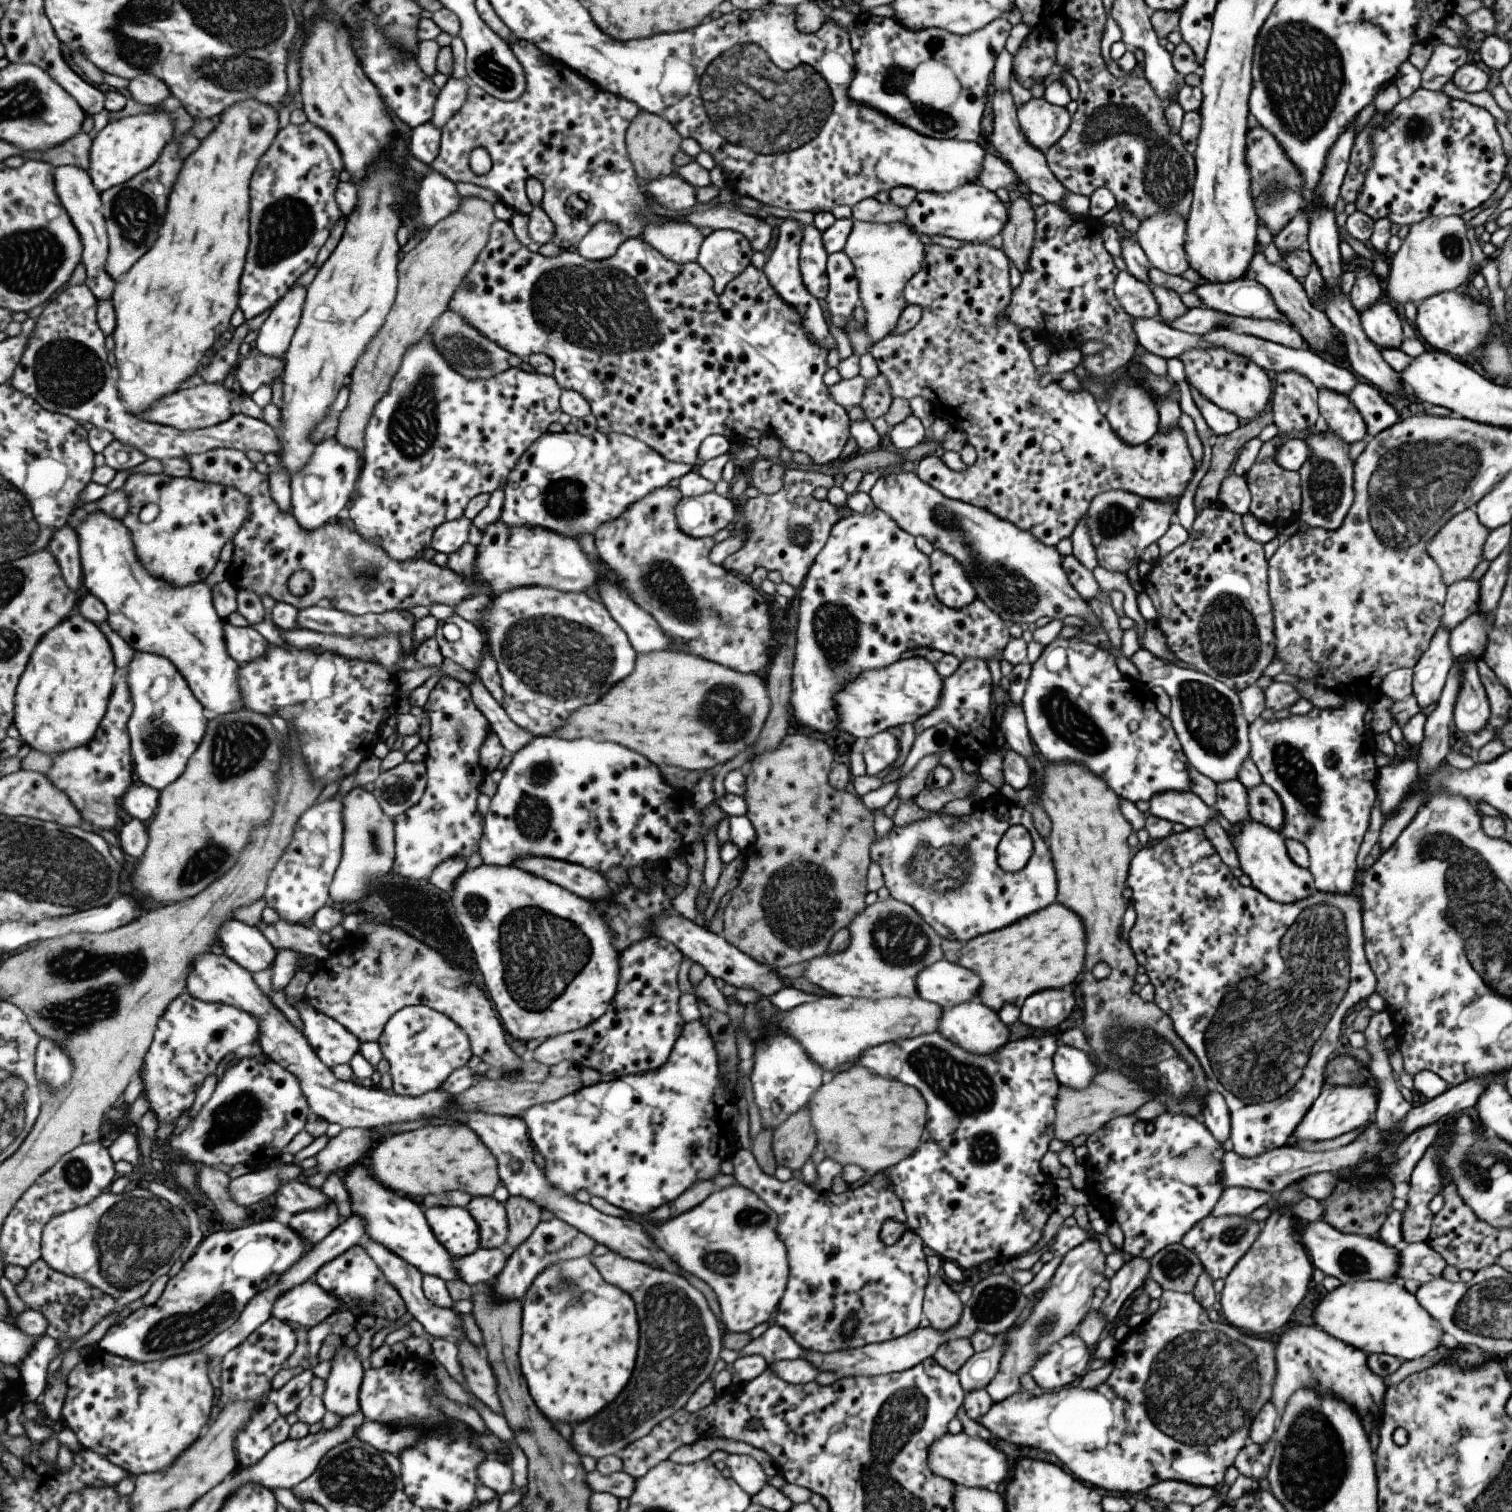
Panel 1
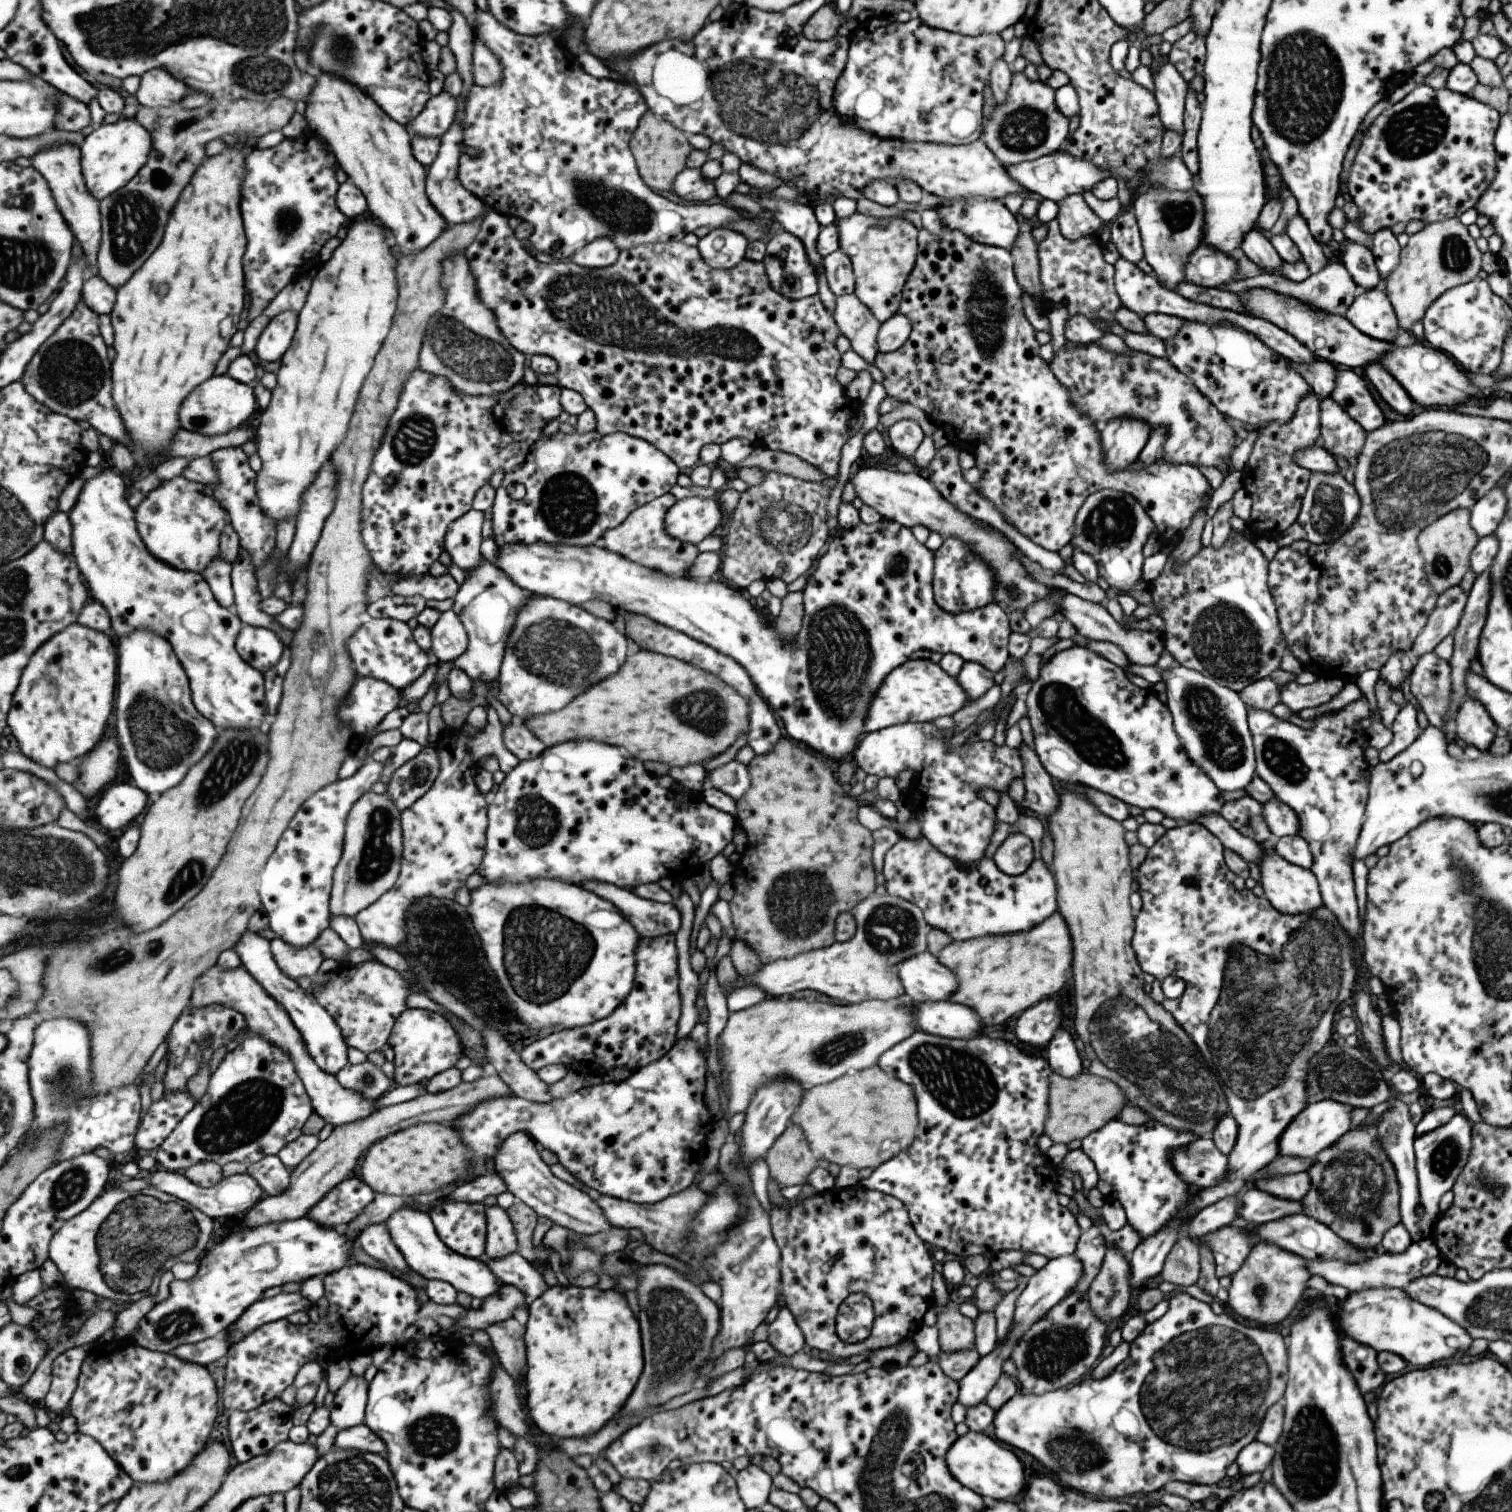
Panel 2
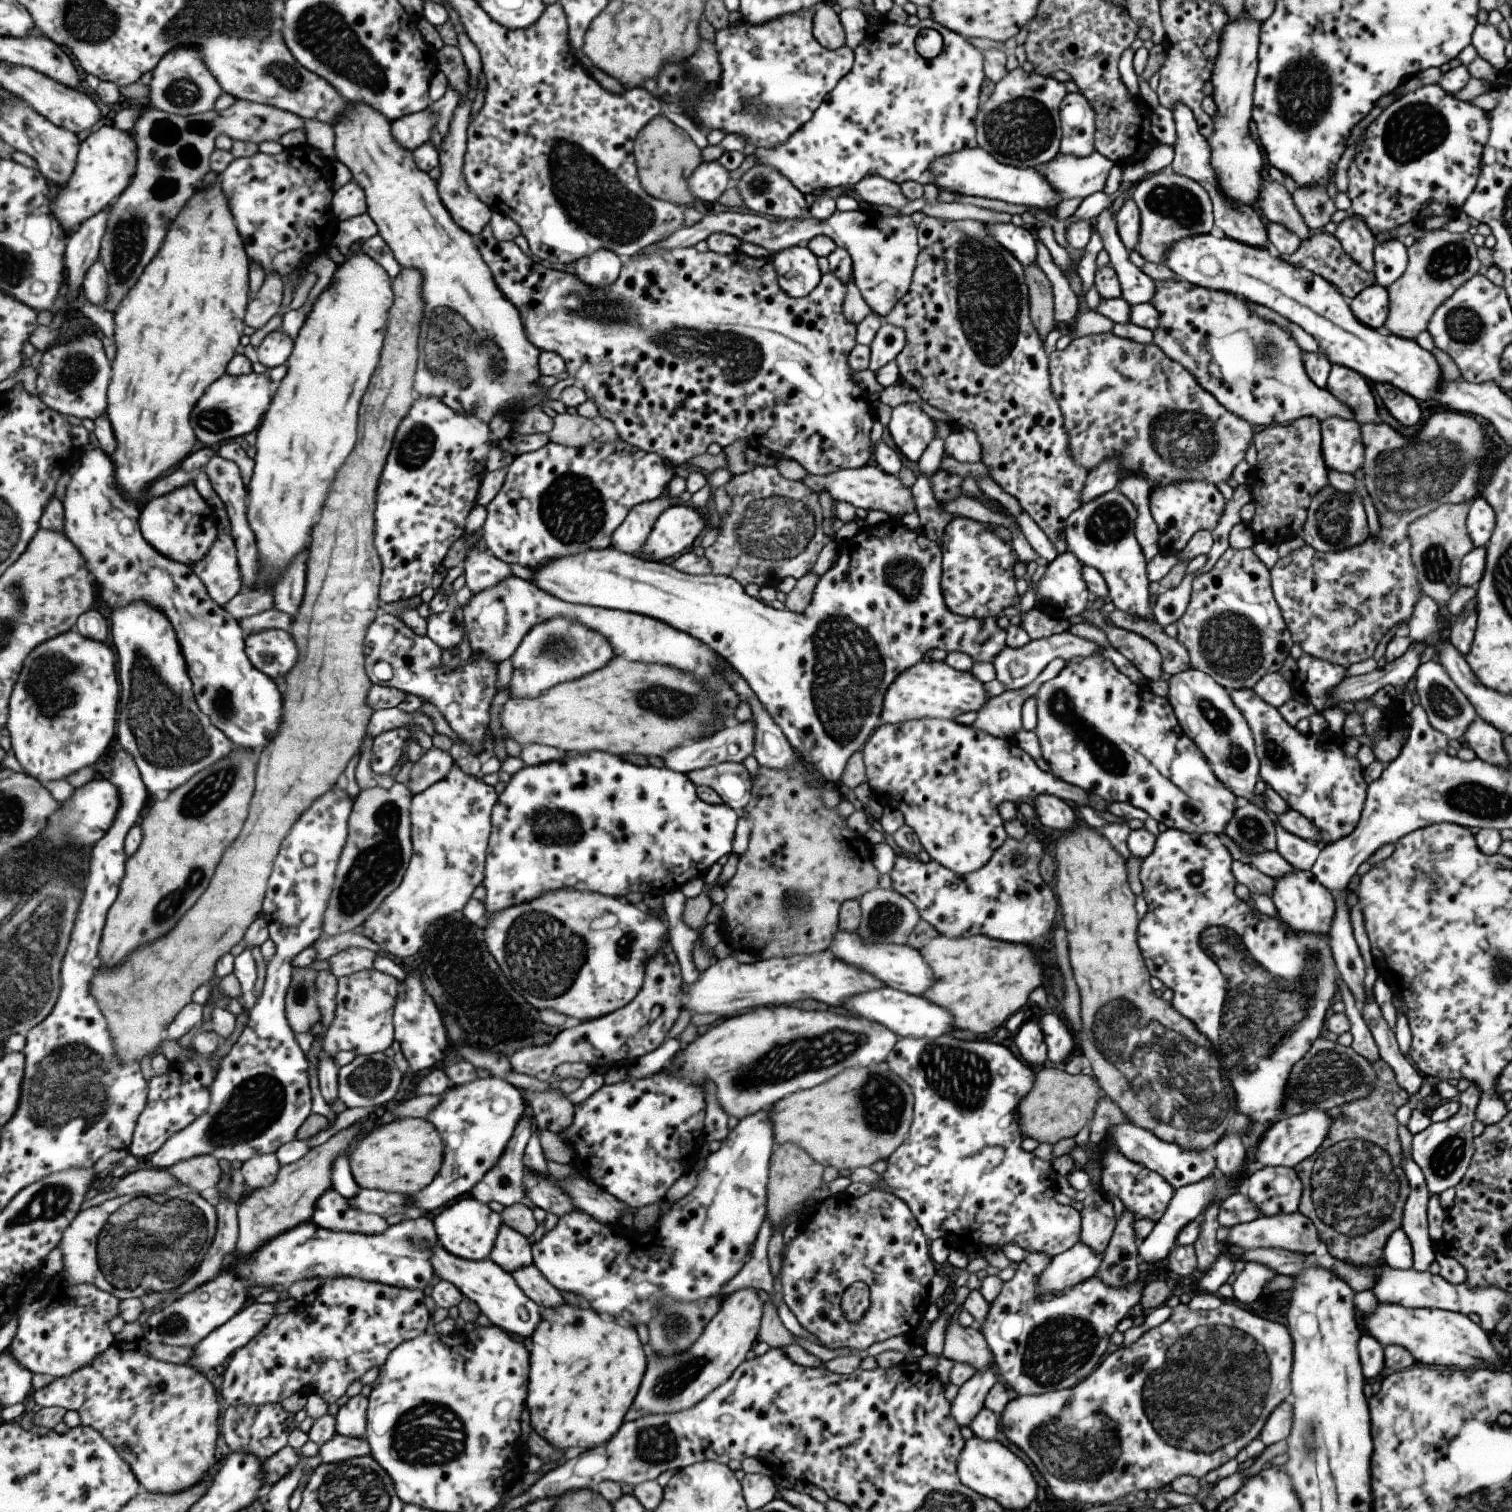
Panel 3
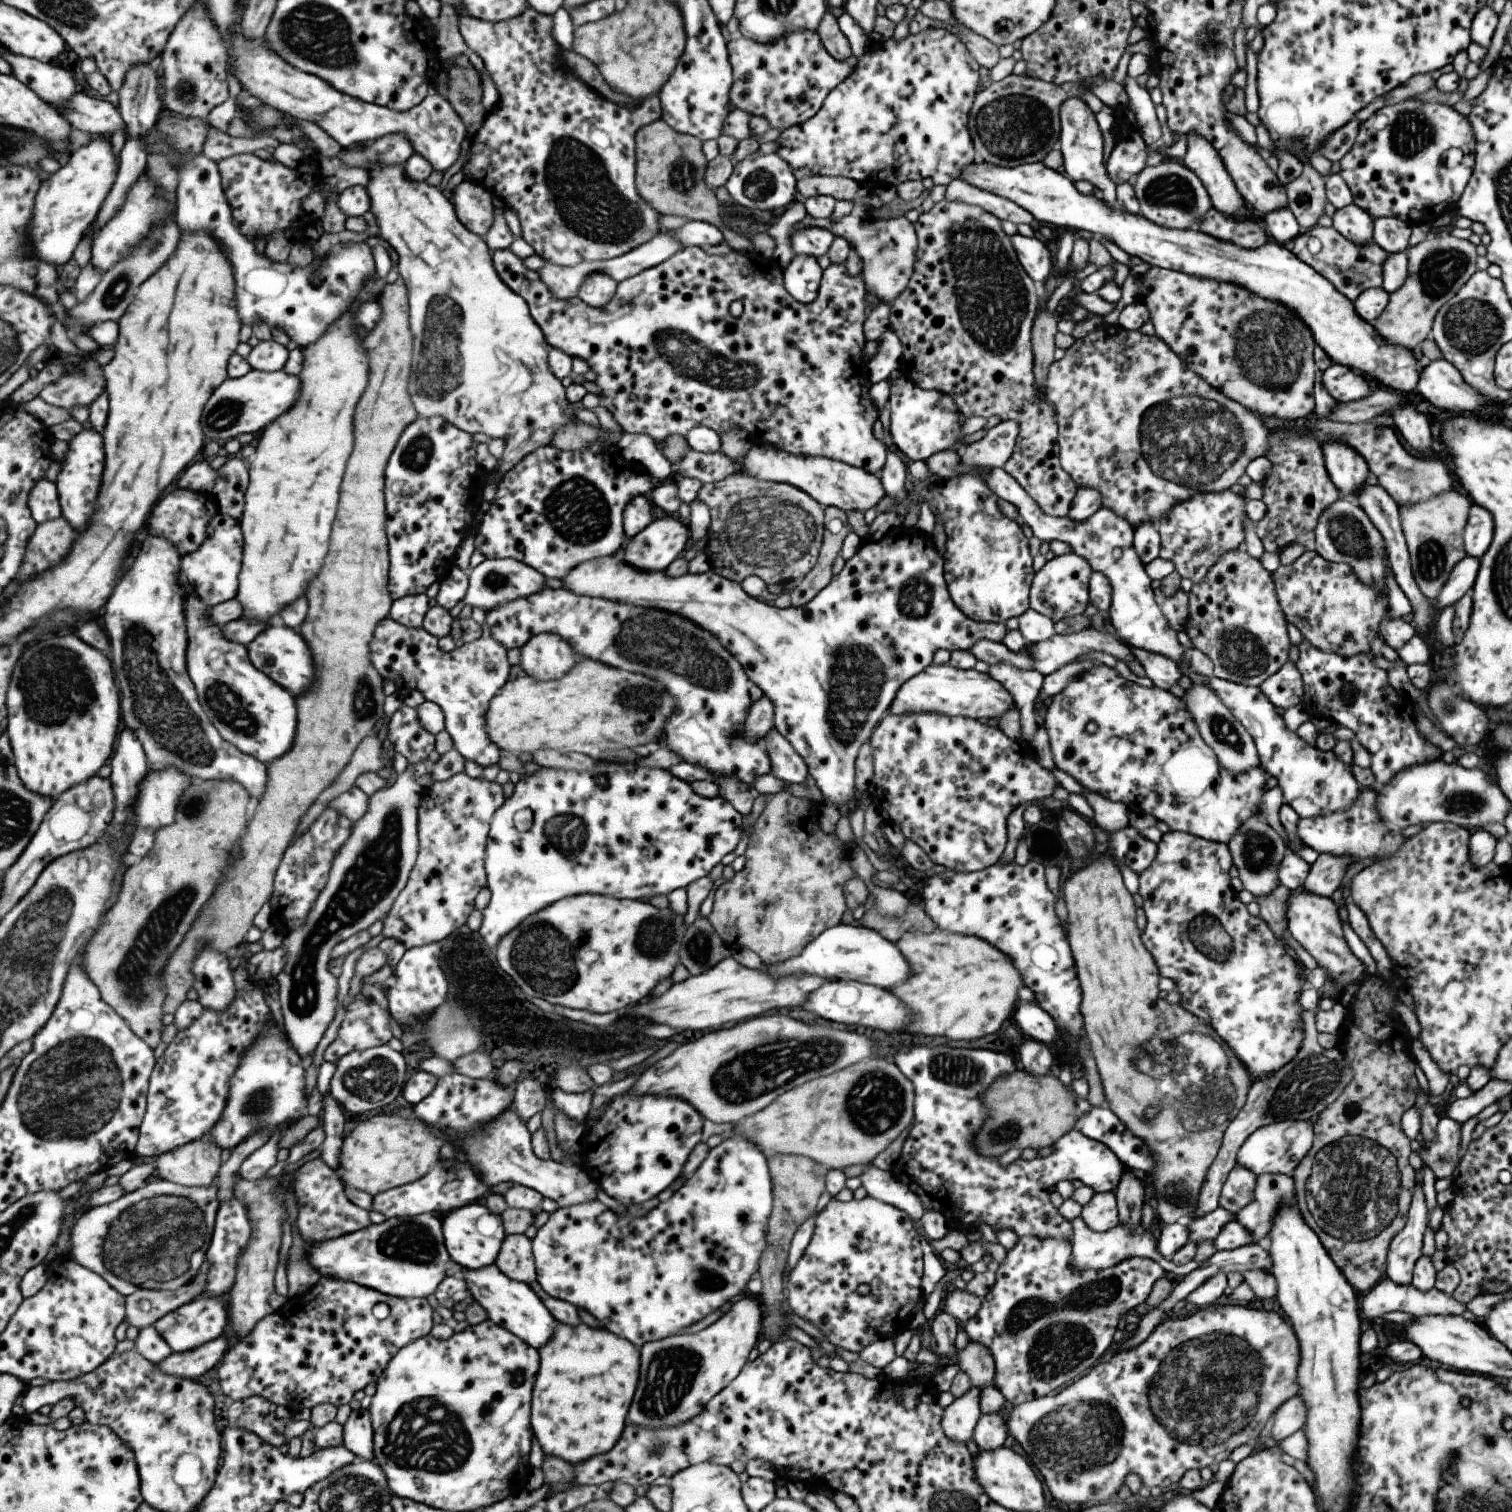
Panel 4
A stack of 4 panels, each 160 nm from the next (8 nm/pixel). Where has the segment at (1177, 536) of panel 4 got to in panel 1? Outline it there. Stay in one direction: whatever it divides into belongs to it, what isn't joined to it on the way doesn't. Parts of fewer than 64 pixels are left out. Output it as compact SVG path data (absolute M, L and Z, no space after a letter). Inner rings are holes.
M961 242L961 246L955 249L935 244L925 245L925 248L924 259L920 269L906 282L902 290L907 305L919 305L921 307L920 319L907 332L897 335L891 334L874 342L870 346L869 353L875 361L879 374L887 379L892 398L899 397L909 400L913 396L921 396L921 398L930 402L935 408L936 416L945 418L949 426L965 433L965 436L968 437L968 442L975 450L976 459L973 464L967 465L961 472L955 472L955 470L947 468L941 462L938 454L927 455L917 461L915 476L921 482L927 483L927 486L938 490L945 498L958 500L988 510L996 517L1008 520L1017 529L1031 533L1032 537L1037 538L1040 543L1050 547L1055 547L1059 539L1070 536L1072 528L1076 525L1079 517L1082 517L1083 513L1088 509L1091 499L1102 492L1121 489L1148 499L1173 501L1177 504L1177 500L1196 470L1193 459L1191 459L1189 454L1189 449L1187 449L1183 431L1179 427L1171 427L1163 432L1161 429L1157 429L1157 432L1149 440L1138 445L1128 445L1110 429L1109 423L1102 415L1102 407L1095 403L1093 396L1087 390L1081 390L1076 393L1067 392L1061 390L1060 386L1055 382L1051 382L1043 388L1038 386L1039 375L1036 374L1036 368L1030 361L1031 344L1026 345L1021 340L1021 332L1015 325L1009 323L1002 314L1002 310L1006 309L1008 305L1010 290L1012 289L1008 273L1010 260L1006 257L1006 254L1002 250L990 247L985 243Z

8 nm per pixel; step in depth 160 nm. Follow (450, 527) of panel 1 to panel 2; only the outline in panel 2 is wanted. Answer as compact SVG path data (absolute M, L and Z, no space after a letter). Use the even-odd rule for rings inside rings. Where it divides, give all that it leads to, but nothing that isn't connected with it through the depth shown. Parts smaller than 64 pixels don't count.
M471 510L459 518L450 528L445 540L446 552L450 555L452 563L464 573L475 570L485 558L481 554L481 528L485 522L484 512Z

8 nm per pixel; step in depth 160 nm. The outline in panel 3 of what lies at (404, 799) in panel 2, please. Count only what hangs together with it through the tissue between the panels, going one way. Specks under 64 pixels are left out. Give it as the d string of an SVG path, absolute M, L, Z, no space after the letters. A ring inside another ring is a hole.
M439 748L429 750L410 771L408 786L411 788L411 794L421 794L441 782L443 778L447 778L453 766L455 760L449 752L443 752Z

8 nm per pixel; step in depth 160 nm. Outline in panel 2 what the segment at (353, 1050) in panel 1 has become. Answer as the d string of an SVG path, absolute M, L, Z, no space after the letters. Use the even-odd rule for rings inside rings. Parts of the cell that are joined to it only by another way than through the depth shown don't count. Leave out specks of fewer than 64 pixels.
M247 931L234 950L241 956L242 965L248 973L257 980L264 990L281 1004L286 1012L291 1016L293 1023L301 1032L307 1050L313 1056L314 1062L325 1072L337 1076L339 1072L349 1063L348 1053L350 1047L345 1042L345 1036L337 1020L319 1004L315 998L311 987L303 989L295 980L291 980L287 974L281 972L273 952L271 952L271 942L255 932Z

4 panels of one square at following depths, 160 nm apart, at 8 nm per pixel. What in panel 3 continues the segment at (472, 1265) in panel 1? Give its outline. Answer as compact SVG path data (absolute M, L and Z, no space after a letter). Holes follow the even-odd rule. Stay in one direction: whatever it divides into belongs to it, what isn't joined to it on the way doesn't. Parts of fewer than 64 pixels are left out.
M525 1266L523 1270L513 1272L513 1275L526 1294L542 1308L556 1308L565 1304L561 1292L548 1282L537 1266Z

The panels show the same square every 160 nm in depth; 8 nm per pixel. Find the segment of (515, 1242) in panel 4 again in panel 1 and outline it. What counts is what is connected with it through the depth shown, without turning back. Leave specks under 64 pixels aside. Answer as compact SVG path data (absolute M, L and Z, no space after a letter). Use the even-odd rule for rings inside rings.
M493 1196L473 1197L466 1207L481 1227L484 1249L497 1249L509 1241L510 1221L505 1202Z

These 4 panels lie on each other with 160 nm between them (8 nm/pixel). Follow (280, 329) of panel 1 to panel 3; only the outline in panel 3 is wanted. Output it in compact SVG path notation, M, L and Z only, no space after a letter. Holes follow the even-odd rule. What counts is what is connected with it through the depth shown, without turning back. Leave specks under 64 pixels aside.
M273 331L268 334L264 341L256 348L259 362L266 367L267 371L286 365L294 350L294 340L285 332Z

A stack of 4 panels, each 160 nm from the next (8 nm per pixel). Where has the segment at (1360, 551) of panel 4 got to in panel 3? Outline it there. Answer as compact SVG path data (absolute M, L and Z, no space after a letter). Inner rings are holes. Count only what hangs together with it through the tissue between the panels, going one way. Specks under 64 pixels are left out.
M1330 485L1325 486L1321 492L1317 492L1311 498L1305 524L1300 533L1305 545L1311 546L1313 551L1323 553L1357 546L1365 538L1369 538L1369 535L1362 500L1358 494L1353 494L1353 492L1343 494L1343 492L1335 491Z

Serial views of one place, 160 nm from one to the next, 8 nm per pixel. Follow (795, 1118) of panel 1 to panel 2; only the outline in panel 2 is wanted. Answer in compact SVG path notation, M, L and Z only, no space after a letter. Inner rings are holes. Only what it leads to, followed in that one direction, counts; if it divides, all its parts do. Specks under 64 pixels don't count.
M789 1124L771 1144L764 1161L771 1182L780 1189L804 1184L805 1178L817 1167L817 1158L810 1152L803 1132L795 1124Z

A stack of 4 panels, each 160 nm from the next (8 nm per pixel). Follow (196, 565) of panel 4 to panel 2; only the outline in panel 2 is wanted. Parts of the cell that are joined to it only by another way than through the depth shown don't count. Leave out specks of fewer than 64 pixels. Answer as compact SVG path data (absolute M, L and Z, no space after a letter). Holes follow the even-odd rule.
M219 554L219 557L215 558L209 568L202 573L218 602L230 609L235 604L233 573L234 563L225 560L223 554Z

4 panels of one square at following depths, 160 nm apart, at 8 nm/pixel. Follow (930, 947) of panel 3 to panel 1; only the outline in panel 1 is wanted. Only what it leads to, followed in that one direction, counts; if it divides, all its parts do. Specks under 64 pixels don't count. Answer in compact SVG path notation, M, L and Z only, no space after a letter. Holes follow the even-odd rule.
M1053 902L999 930L966 941L959 949L957 963L979 976L977 1000L992 1011L997 1012L1006 1004L1020 1008L1030 994L1043 989L1060 989L1069 980L1079 978L1077 974L1081 972L1085 950L1083 938L1081 920L1059 902Z

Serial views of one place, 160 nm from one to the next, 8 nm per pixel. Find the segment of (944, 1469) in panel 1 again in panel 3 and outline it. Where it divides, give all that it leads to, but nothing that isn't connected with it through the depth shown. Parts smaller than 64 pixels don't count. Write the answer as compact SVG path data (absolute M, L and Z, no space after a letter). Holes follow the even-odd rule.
M971 1436L964 1442L963 1450L960 1450L957 1458L956 1468L957 1478L963 1486L990 1499L1006 1511L1022 1511L1031 1501L1041 1496L1041 1491L1027 1466L1006 1448L1000 1438L987 1441Z

